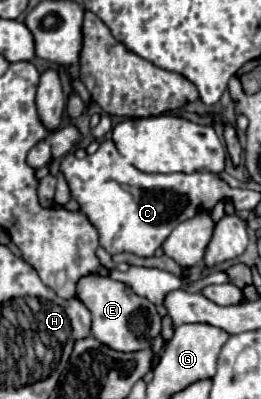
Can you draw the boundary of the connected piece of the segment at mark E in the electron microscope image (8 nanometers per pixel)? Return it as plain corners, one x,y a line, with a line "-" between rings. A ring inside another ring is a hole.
98,275
82,277
78,283
78,299
92,313
92,335
100,343
112,347
114,351
132,353
148,349
162,331
162,317
158,315
154,303
150,303
144,297
138,297
124,283
114,281
110,277
98,277
-
134,319
136,319
136,331
134,331

